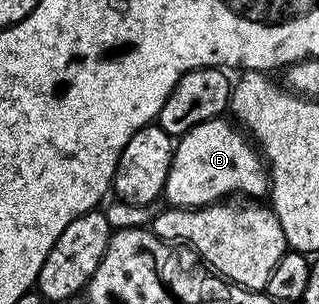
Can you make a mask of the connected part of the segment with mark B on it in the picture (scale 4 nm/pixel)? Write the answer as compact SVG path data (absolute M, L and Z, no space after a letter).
M220 116L210 118L197 128L185 132L174 143L171 151L171 167L169 176L163 185L162 197L168 198L170 205L175 208L198 208L210 206L213 202L222 202L232 196L246 196L251 200L259 200L269 190L269 170L261 157L260 151L253 145L252 139L234 121Z

